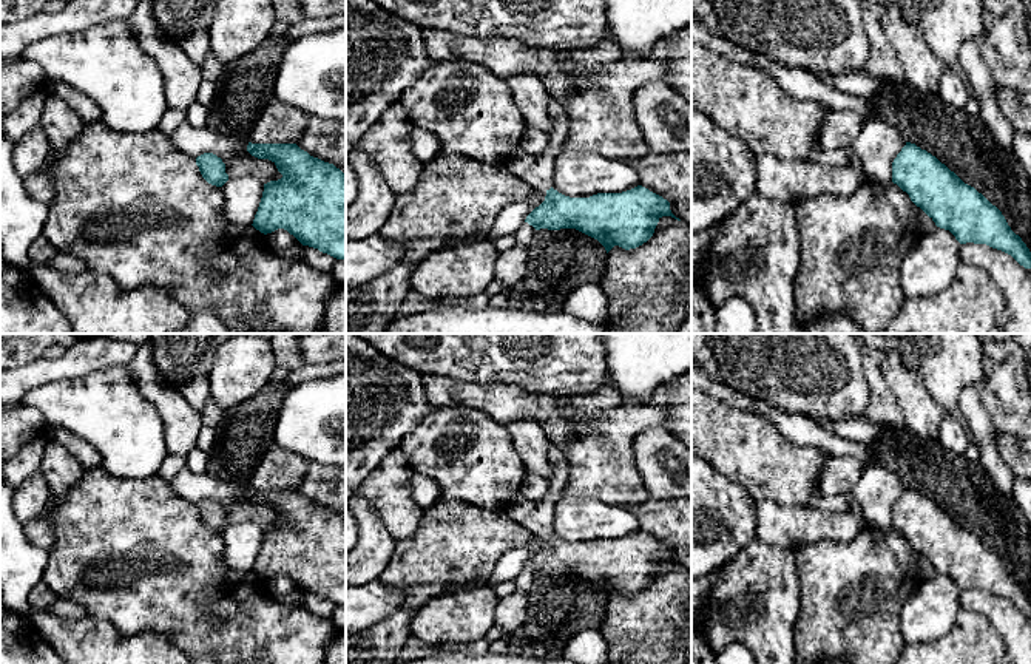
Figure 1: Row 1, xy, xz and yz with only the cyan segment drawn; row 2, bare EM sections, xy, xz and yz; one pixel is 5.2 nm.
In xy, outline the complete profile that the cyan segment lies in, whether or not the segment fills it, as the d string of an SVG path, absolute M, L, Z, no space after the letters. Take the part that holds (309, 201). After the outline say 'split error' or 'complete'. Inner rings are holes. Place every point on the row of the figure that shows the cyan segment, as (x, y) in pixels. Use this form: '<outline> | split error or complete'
M248 142L247 151L258 159L272 161L282 174L281 179L264 184L252 225L264 235L284 229L303 246L346 259L346 174L333 164L310 156L296 144Z | complete

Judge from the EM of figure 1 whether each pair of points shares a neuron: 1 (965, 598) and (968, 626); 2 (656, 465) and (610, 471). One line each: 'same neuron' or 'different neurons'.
1: different neurons
2: different neurons

